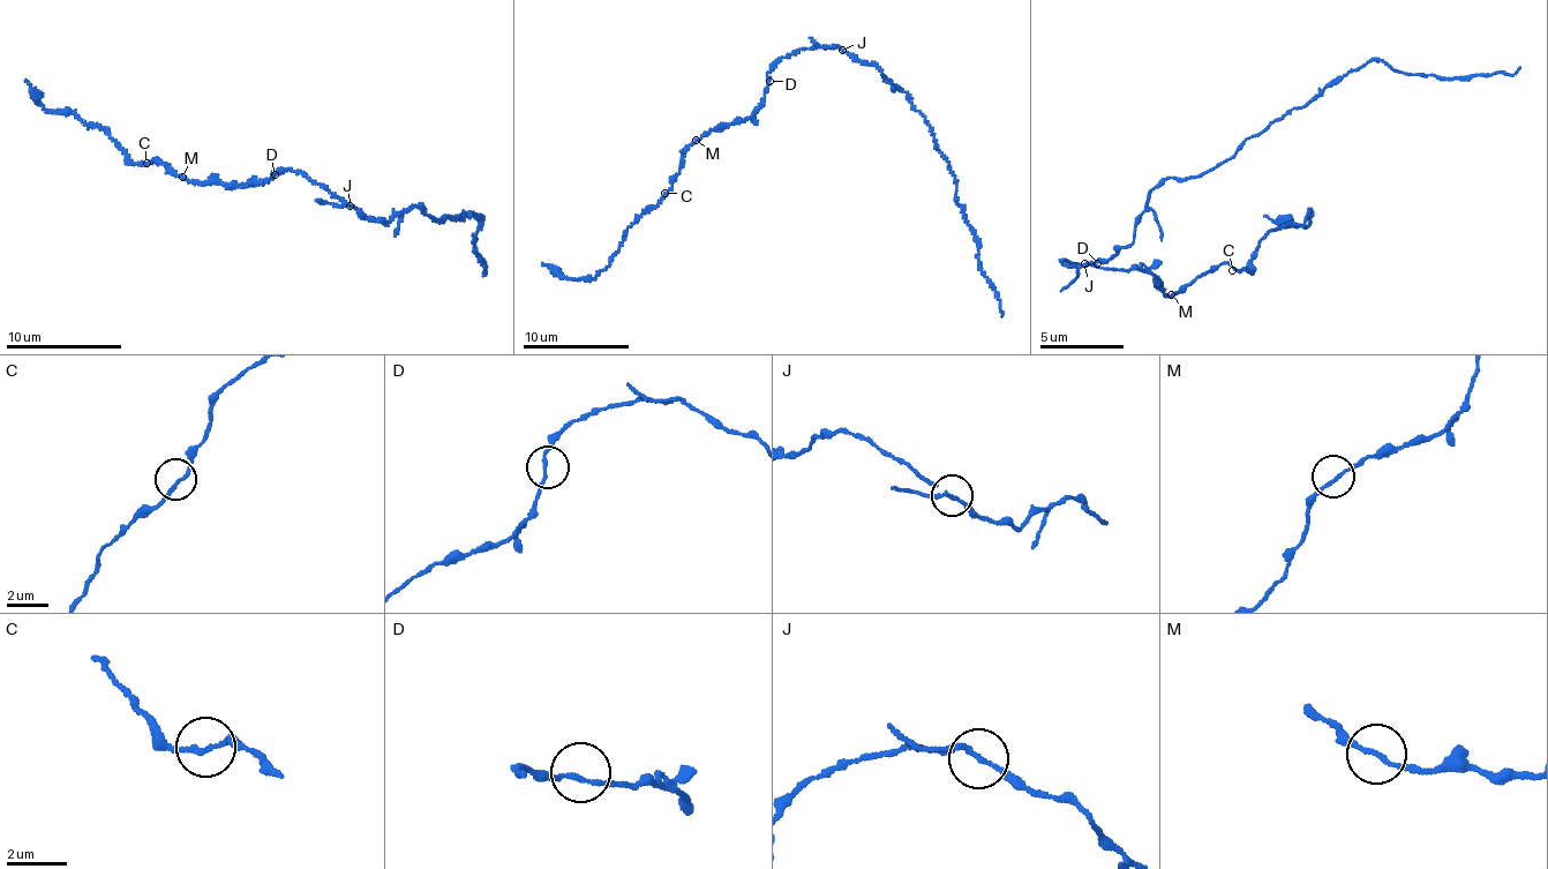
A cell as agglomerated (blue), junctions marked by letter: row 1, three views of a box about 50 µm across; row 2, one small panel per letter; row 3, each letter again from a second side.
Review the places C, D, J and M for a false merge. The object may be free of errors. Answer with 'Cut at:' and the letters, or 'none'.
Cut at: J

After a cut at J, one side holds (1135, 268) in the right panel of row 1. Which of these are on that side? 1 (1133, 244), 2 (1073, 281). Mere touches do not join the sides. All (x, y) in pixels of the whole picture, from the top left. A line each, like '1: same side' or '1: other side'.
1: other side
2: other side

